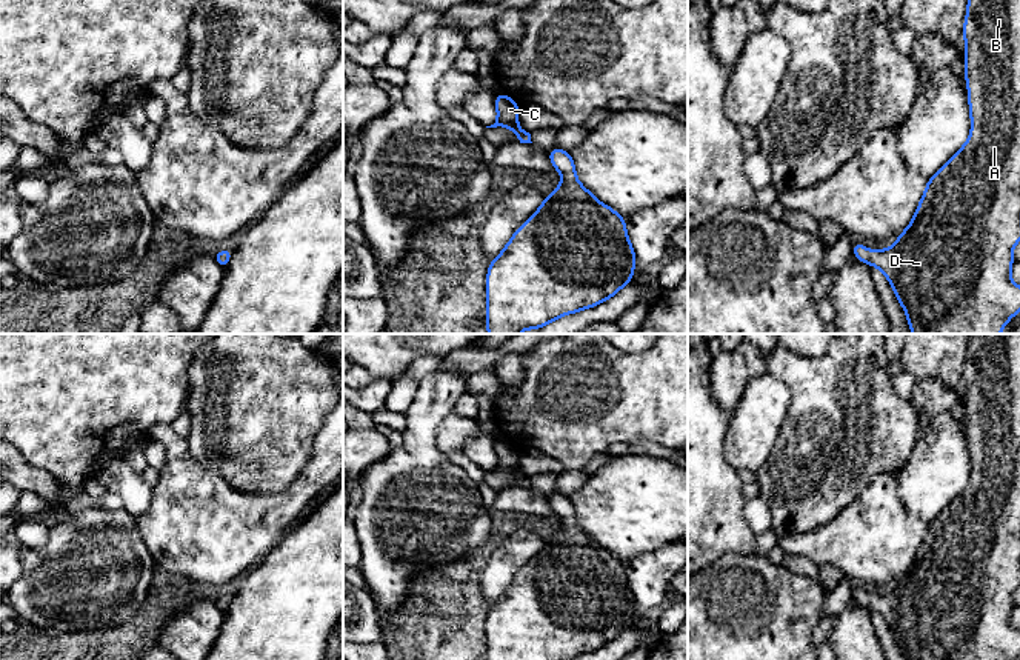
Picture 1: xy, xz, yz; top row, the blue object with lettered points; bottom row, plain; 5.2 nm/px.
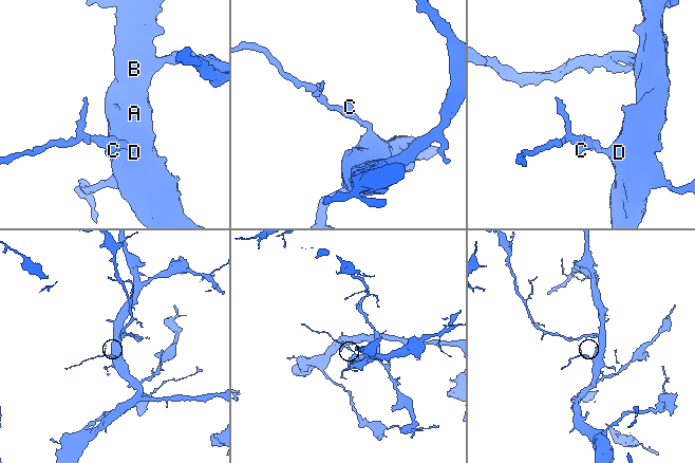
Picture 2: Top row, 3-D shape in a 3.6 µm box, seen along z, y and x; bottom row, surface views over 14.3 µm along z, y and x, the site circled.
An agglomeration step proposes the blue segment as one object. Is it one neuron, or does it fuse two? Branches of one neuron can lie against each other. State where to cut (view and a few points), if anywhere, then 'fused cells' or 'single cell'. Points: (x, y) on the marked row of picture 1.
no cut; single cell

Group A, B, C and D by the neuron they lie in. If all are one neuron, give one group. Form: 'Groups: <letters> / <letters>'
Groups: A B C D

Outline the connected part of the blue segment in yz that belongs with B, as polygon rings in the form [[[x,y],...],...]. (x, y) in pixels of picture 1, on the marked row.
[[[968,0],[963,38],[969,138],[928,180],[911,223],[891,248],[852,246],[860,262],[885,274],[912,334],[1000,334],[1020,312],[1020,286],[1011,280],[1012,249],[1020,242],[1020,0]]]

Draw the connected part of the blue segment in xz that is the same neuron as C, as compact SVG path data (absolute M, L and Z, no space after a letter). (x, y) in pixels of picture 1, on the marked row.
M495 94L497 122L486 128L505 126L517 134L517 142L532 143L531 134L518 128L518 111L520 106L508 95Z

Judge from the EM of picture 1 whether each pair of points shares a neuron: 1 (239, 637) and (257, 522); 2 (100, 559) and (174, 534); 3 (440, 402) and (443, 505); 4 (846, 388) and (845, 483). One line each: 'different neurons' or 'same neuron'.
1: different neurons
2: different neurons
3: same neuron
4: same neuron

